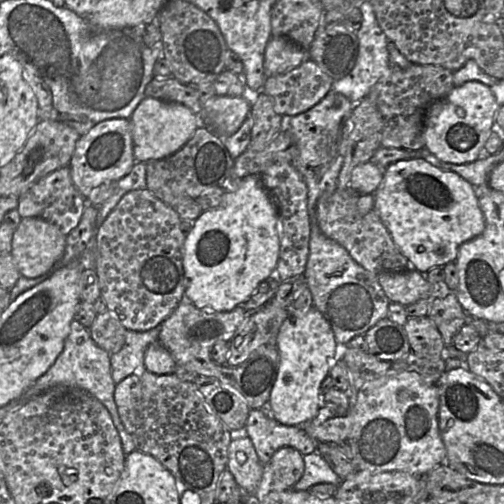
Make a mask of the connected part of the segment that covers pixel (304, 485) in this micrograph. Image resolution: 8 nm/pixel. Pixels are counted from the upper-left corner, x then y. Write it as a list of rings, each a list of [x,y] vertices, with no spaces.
[[[317,452],[307,454],[304,458],[304,473],[301,479],[291,488],[293,490],[309,490],[315,484],[330,483],[338,486],[343,479],[338,476]]]

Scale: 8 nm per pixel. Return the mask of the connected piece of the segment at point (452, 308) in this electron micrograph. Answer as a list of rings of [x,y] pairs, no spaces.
[[[455,293],[429,300],[430,309],[427,317],[437,327],[445,346],[452,345],[454,336],[466,324],[466,312]]]

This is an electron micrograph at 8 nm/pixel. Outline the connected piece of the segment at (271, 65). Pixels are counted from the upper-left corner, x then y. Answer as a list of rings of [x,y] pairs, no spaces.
[[[271,36],[264,53],[266,78],[299,66],[307,57],[308,49],[303,49],[285,37]]]

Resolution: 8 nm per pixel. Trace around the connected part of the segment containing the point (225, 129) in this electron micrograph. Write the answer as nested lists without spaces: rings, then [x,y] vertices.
[[[215,95],[206,103],[199,116],[200,124],[219,137],[229,137],[239,130],[251,111],[243,97]]]

